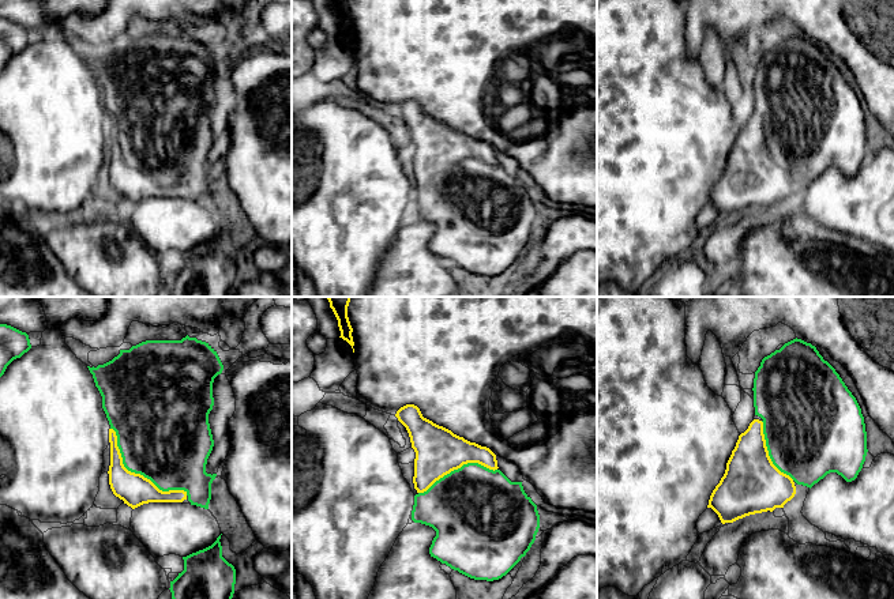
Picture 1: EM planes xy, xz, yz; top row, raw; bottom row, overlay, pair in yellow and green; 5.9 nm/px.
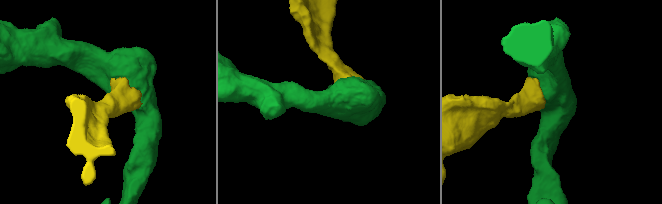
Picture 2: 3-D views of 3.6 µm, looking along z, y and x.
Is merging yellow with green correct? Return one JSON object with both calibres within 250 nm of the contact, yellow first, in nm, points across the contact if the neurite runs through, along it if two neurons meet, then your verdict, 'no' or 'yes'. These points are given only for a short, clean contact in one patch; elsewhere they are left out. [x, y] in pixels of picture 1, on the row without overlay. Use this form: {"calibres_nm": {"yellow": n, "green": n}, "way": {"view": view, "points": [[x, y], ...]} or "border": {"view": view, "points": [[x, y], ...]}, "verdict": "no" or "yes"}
{"calibres_nm": {"yellow": 190, "green": 480}, "verdict": "yes"}

